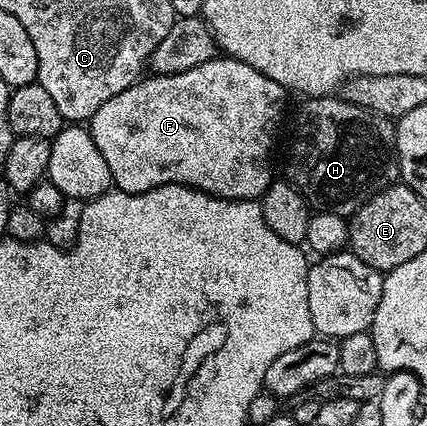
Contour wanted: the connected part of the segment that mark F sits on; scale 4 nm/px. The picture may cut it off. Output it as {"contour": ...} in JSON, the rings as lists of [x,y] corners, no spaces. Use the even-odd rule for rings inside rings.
{"contour":[[[217,56],[206,64],[190,68],[190,72],[141,77],[130,88],[118,92],[118,96],[110,96],[110,100],[106,100],[106,104],[102,104],[98,112],[94,112],[94,116],[90,119],[90,133],[94,144],[98,146],[98,152],[102,152],[102,160],[106,160],[106,168],[110,168],[112,184],[117,190],[125,190],[128,194],[141,194],[166,184],[179,184],[179,186],[193,186],[196,190],[212,194],[216,198],[228,198],[231,202],[251,202],[263,198],[274,181],[272,145],[276,142],[276,129],[279,128],[280,117],[284,114],[284,97],[286,91],[283,86],[270,80],[262,72],[250,68],[250,64],[239,62],[236,58]]]}

